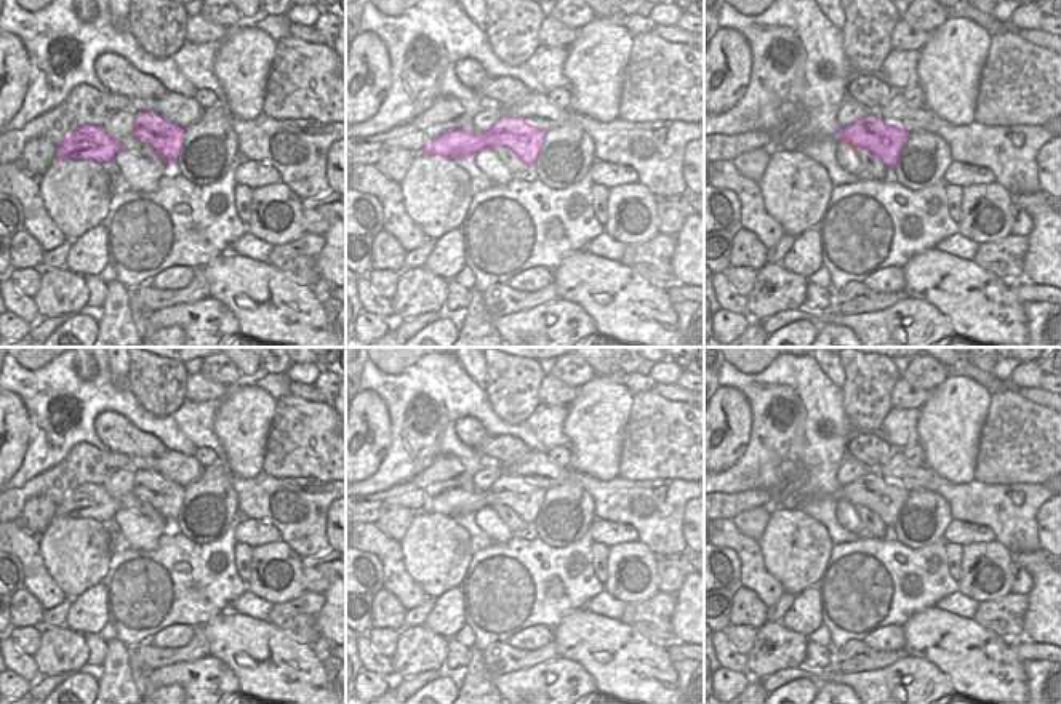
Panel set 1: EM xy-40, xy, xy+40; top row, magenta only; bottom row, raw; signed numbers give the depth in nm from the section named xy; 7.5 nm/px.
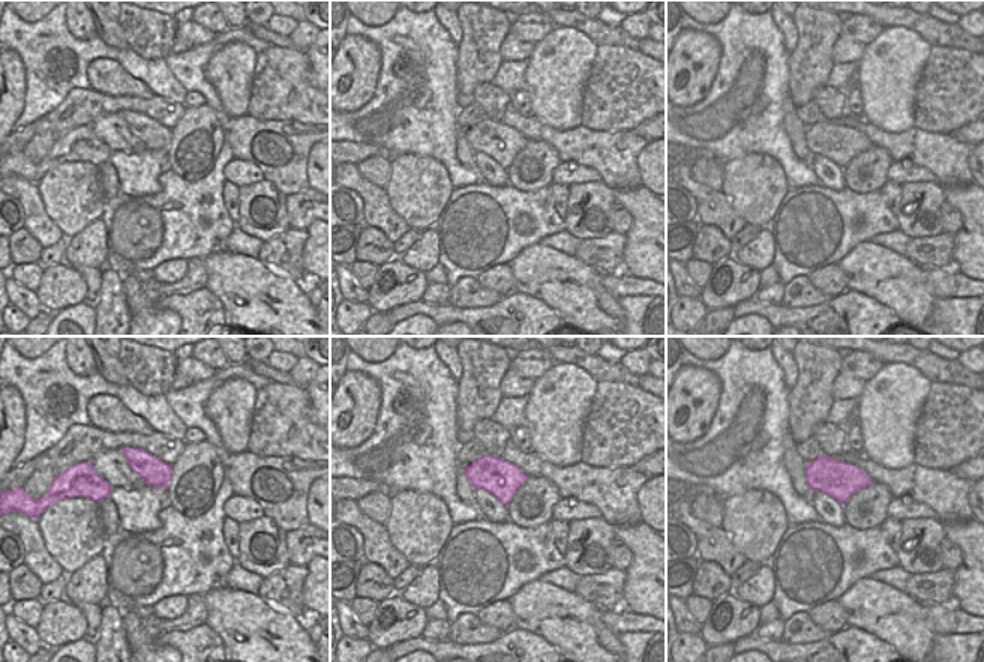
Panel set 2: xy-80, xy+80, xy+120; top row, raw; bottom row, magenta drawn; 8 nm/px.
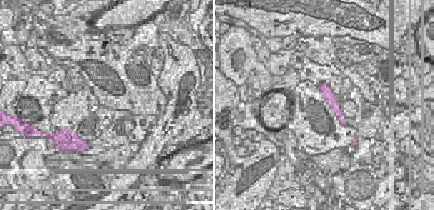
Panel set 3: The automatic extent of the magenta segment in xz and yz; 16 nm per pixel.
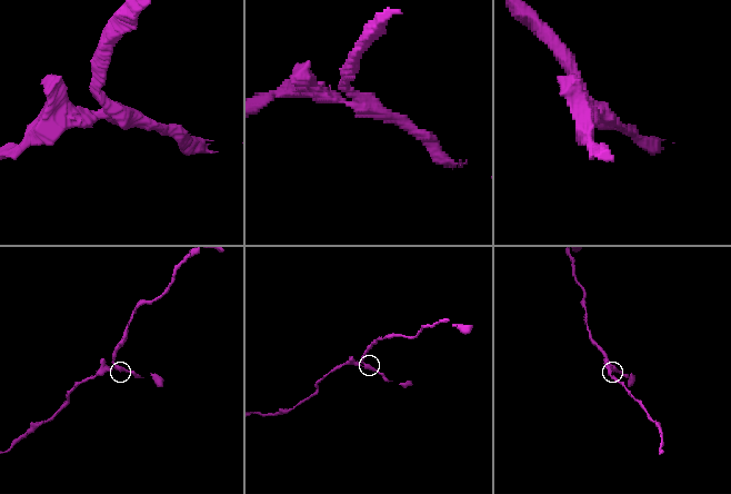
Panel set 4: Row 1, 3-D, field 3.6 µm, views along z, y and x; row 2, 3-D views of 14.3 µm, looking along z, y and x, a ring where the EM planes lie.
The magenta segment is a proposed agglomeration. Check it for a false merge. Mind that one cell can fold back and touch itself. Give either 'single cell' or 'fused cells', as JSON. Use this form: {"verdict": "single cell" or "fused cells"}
{"verdict": "single cell"}

